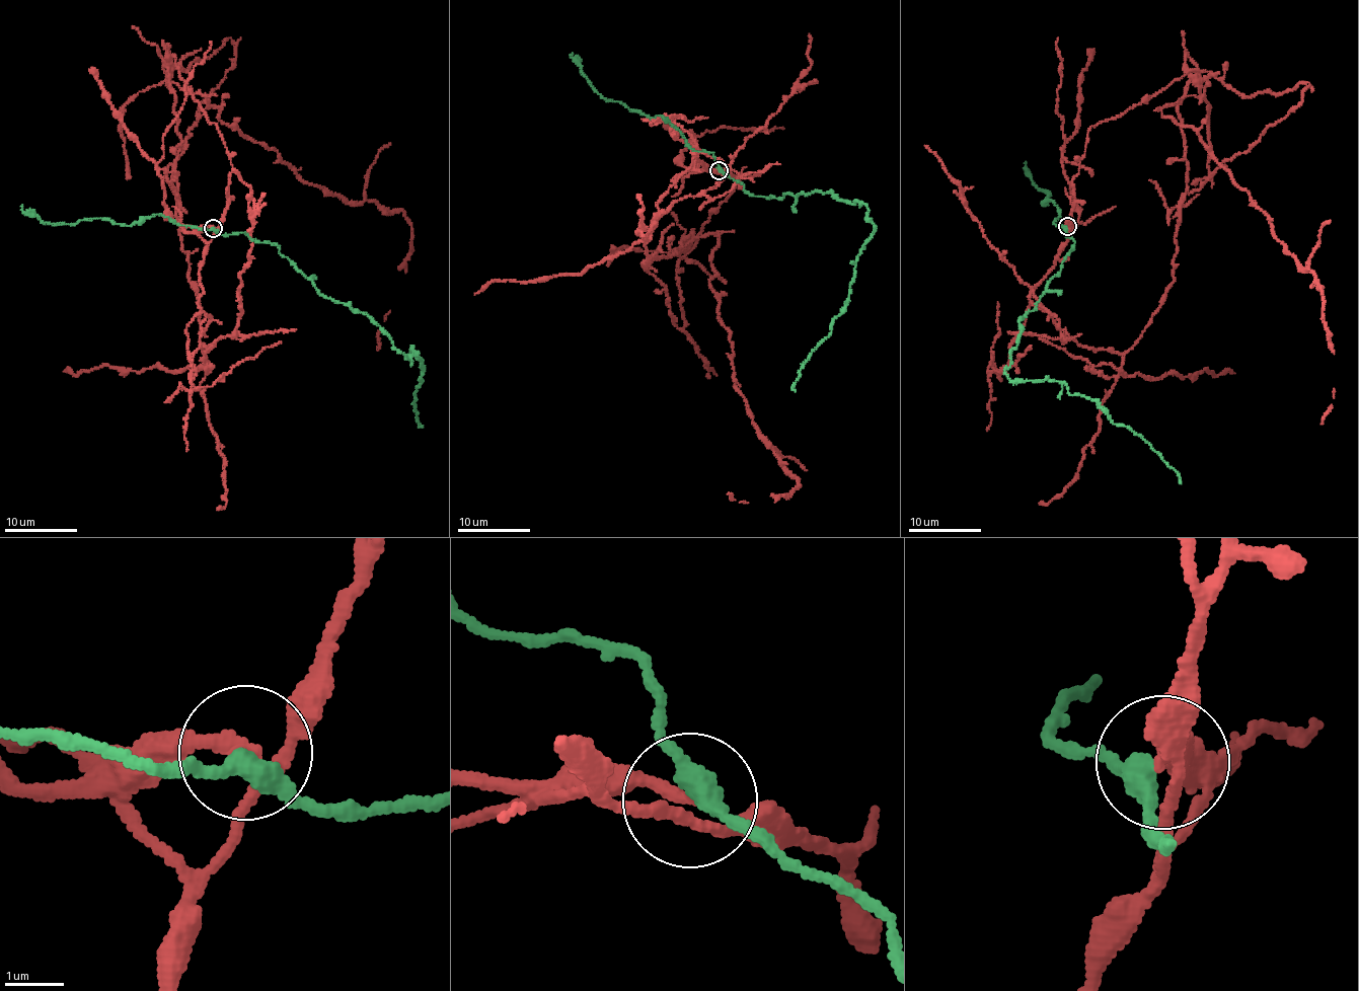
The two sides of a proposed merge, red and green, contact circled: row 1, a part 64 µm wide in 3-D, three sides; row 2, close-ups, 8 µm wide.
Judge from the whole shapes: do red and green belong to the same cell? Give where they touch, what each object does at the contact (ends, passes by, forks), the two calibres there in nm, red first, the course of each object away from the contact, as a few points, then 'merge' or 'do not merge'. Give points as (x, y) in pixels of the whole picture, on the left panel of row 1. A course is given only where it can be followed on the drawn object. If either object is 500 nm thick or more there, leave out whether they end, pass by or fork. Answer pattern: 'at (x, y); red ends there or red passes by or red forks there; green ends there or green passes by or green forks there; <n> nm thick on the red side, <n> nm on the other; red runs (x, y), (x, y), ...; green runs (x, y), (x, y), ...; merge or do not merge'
at (213, 228); red ends there; green passes by; 240 nm thick on the red side, 320 nm on the other; red runs (213, 227), (230, 155), (172, 56), (173, 179), (200, 347), (230, 336), (241, 312), (251, 193), (232, 168); green runs (213, 227), (275, 243), (321, 294), (371, 316), (406, 357), (419, 353), (423, 427); do not merge

